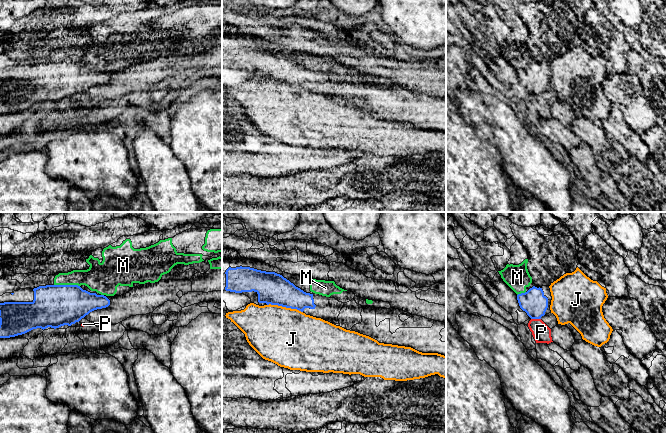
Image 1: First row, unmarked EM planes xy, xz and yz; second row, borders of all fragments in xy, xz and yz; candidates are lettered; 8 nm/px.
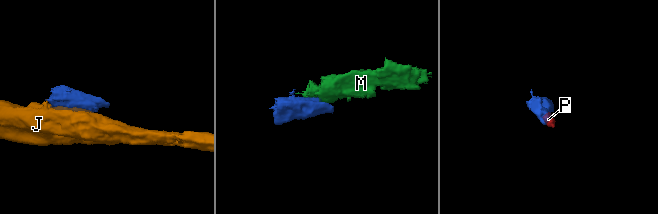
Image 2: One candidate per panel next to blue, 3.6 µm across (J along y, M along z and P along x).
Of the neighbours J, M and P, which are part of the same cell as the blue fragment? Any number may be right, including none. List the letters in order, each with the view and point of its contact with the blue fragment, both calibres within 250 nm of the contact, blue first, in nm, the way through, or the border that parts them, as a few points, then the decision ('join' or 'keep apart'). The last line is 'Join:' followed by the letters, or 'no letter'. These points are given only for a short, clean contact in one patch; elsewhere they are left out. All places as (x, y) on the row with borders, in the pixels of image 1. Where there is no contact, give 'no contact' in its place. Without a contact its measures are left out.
J: xz (285, 306) | 260/460 nm | keep apart
M: xy (67, 285) | 340/220 nm | along xy (54, 284), (77, 284), (79, 286) | keep apart
P: yz (536, 318) | 200/150 nm | along yz (531, 318), (540, 319) | keep apart
Join: no letter

